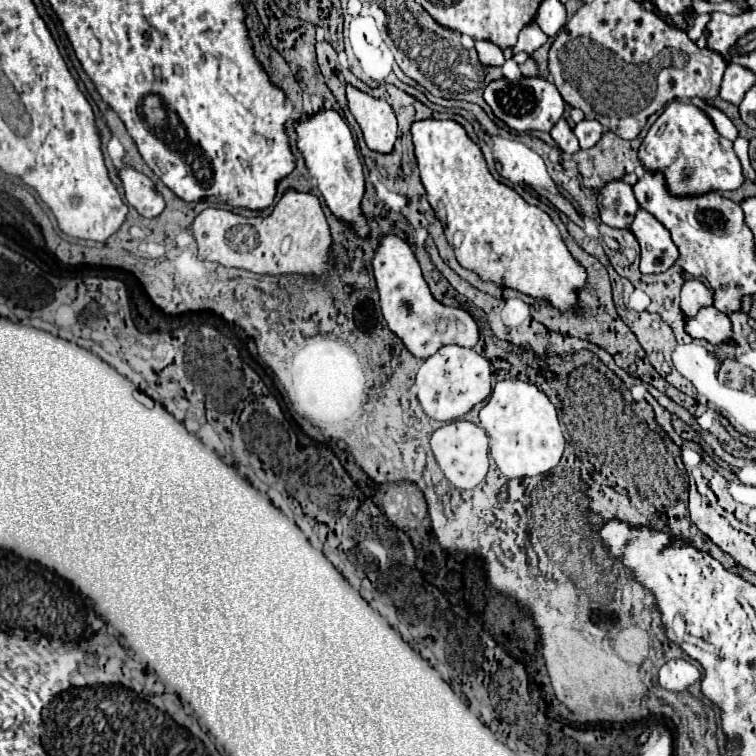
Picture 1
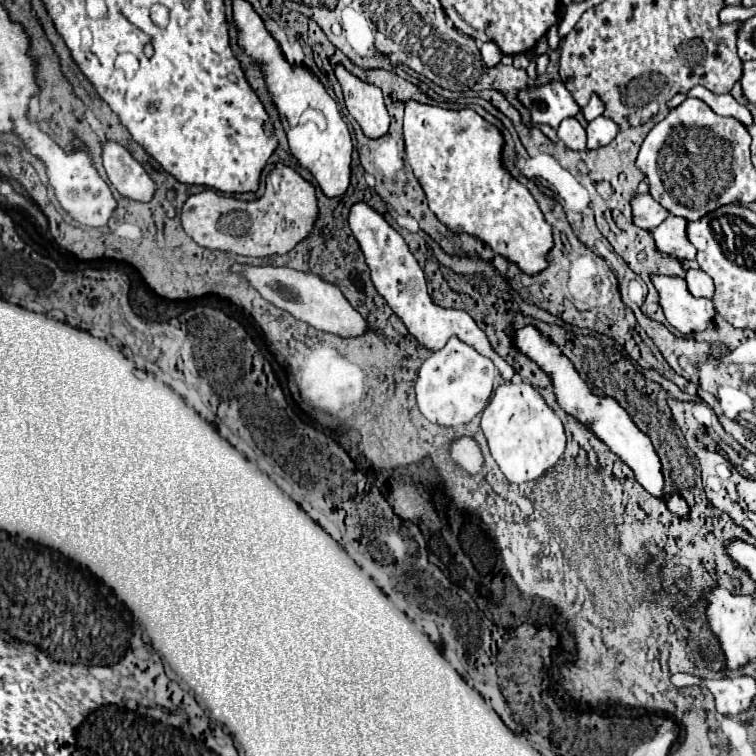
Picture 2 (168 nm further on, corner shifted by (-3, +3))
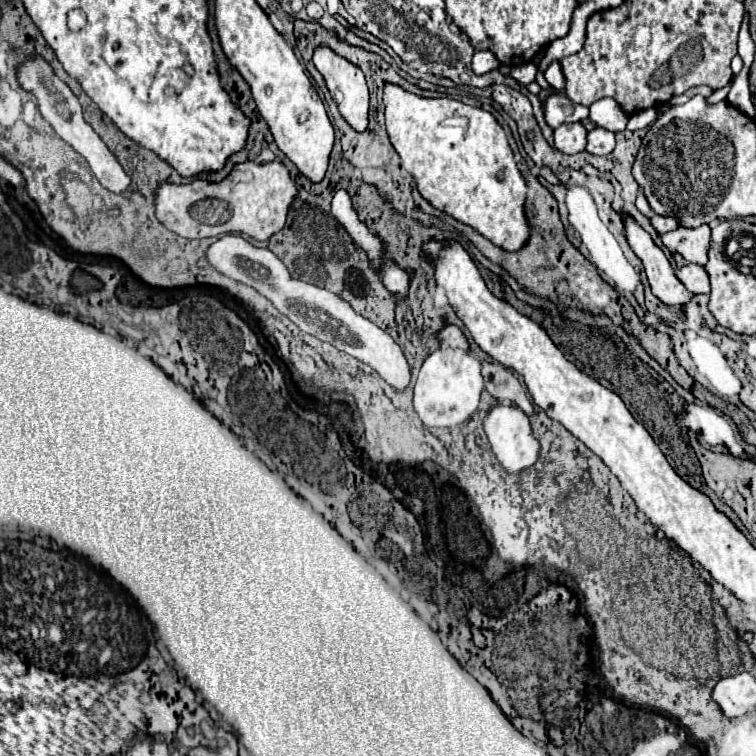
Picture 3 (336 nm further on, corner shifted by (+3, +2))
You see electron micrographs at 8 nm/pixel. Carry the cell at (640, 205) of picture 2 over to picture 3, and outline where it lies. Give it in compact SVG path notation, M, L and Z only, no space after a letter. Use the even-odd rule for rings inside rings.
M651 216L649 220L659 234L665 234L669 230L677 230L677 226L679 226L679 222L675 218L669 218L669 216Z

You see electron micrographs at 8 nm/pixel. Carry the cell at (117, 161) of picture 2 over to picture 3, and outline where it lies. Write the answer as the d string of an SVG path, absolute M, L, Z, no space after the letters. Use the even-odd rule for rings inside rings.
M29 56L25 58L19 66L17 66L17 82L25 92L31 92L39 104L39 112L41 116L53 126L53 130L57 132L57 136L67 142L77 154L81 154L91 172L95 174L95 178L111 192L123 192L129 184L131 178L125 174L125 170L121 168L121 164L117 162L117 158L113 156L113 152L103 144L103 140L95 134L95 130L85 122L83 118L83 108L79 104L79 100L75 98L75 94L69 90L69 86L65 82L61 82L53 68L49 66L49 62L45 62L41 56Z

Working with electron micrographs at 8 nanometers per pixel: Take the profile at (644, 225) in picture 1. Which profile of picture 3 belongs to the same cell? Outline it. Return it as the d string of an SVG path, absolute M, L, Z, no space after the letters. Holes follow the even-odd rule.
M699 226L699 228L677 228L673 232L661 234L663 244L671 252L679 252L687 262L695 262L705 266L709 242L711 242L711 226Z

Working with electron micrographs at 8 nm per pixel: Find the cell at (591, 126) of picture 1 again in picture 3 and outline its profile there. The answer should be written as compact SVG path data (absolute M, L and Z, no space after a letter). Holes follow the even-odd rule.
M595 128L587 136L587 152L597 154L597 156L607 156L615 148L615 134L605 130L605 128Z

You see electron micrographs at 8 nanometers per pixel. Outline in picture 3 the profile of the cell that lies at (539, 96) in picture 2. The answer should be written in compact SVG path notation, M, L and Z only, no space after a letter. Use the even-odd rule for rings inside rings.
M553 92L547 102L543 104L545 108L545 120L551 128L557 128L567 122L581 122L583 118L589 116L589 108L583 104L571 102L565 94Z

